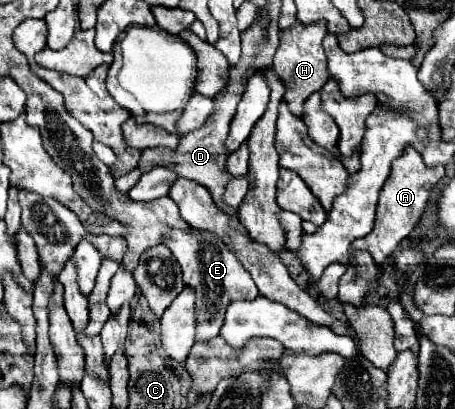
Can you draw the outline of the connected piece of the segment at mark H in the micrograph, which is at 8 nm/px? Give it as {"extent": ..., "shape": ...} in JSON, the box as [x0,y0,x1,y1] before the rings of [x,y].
{"extent":[272,21,328,117],"shape":[[[298,21],[288,31],[280,33],[280,47],[278,47],[278,51],[276,51],[274,59],[272,59],[272,71],[286,85],[284,101],[286,101],[288,109],[298,117],[302,117],[304,101],[328,81],[326,57],[324,57],[324,49],[322,49],[322,39],[324,39],[326,33],[328,31],[326,31],[324,23],[302,25]]]}

